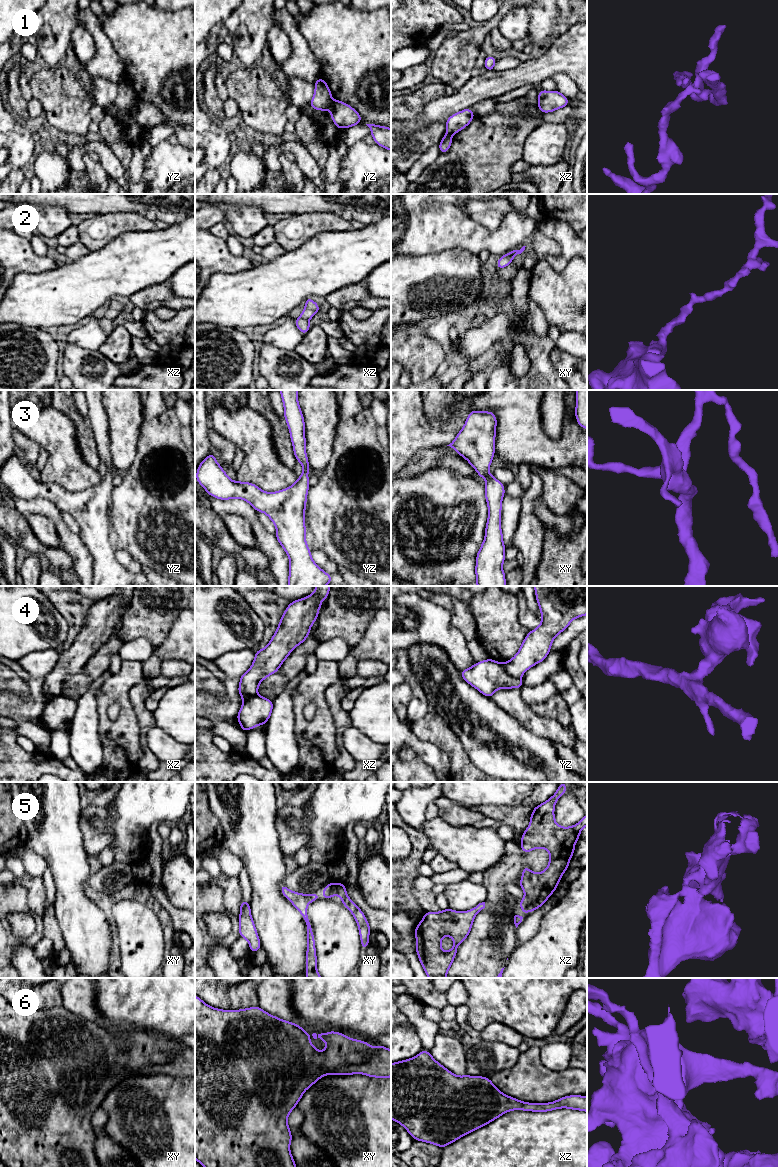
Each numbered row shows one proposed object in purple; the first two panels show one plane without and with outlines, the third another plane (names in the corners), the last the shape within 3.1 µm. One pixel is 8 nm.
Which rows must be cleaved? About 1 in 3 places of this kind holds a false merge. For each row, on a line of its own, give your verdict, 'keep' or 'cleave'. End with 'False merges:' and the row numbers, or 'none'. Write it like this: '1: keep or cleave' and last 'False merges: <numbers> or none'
1: cleave
2: keep
3: keep
4: cleave
5: keep
6: keep
False merges: 1, 4

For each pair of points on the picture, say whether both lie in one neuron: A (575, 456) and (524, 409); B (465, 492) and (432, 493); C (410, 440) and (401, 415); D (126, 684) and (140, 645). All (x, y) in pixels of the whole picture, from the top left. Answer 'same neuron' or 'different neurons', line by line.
A: same neuron
B: same neuron
C: same neuron
D: different neurons

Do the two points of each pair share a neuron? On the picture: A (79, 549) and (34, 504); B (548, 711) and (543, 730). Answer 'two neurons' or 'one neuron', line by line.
A: one neuron
B: two neurons

